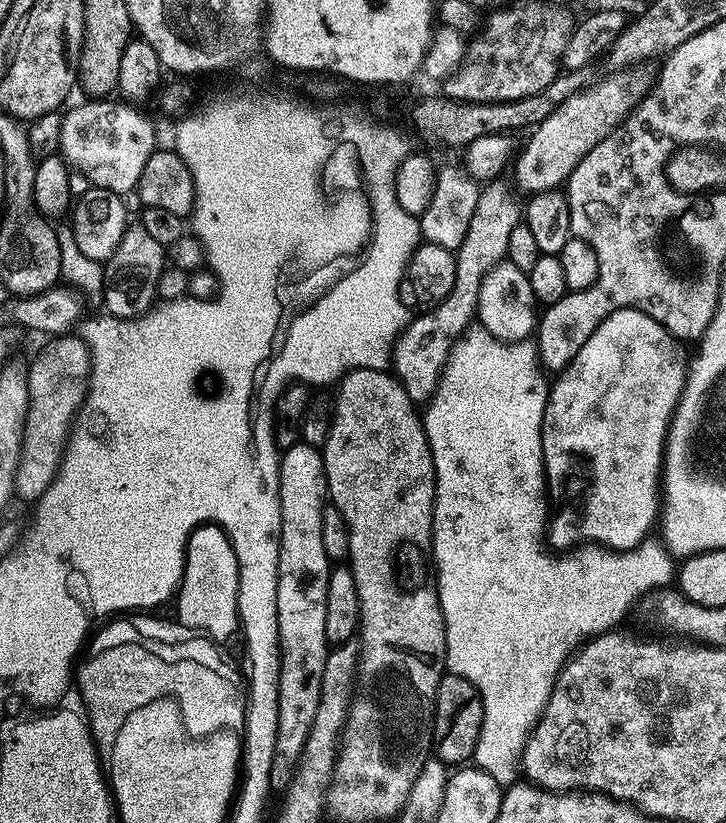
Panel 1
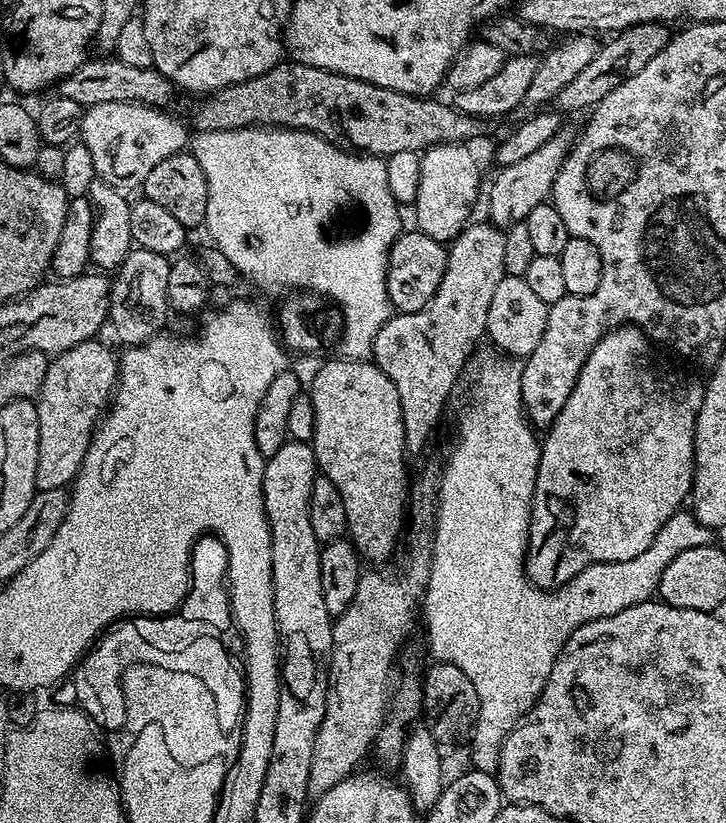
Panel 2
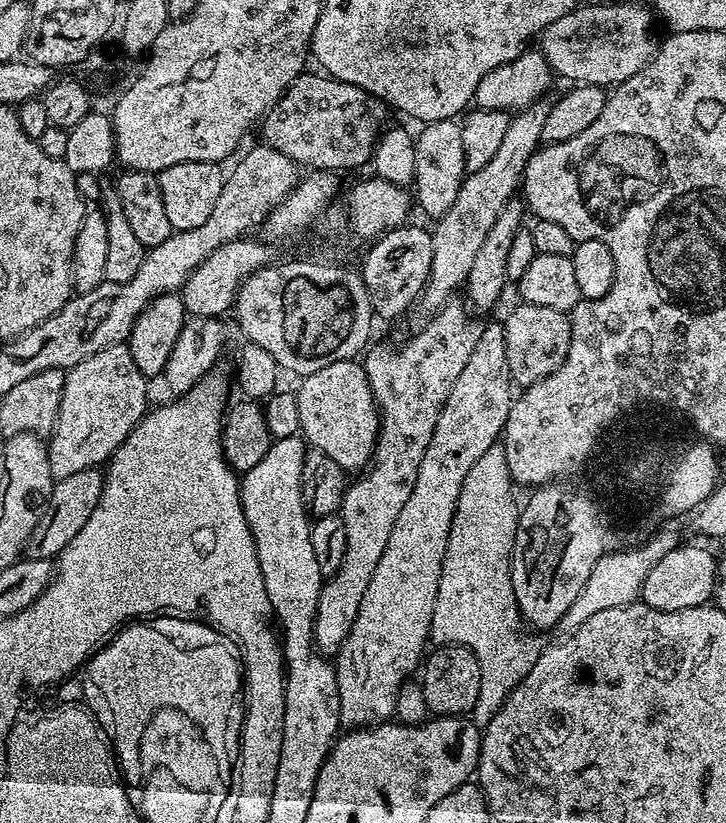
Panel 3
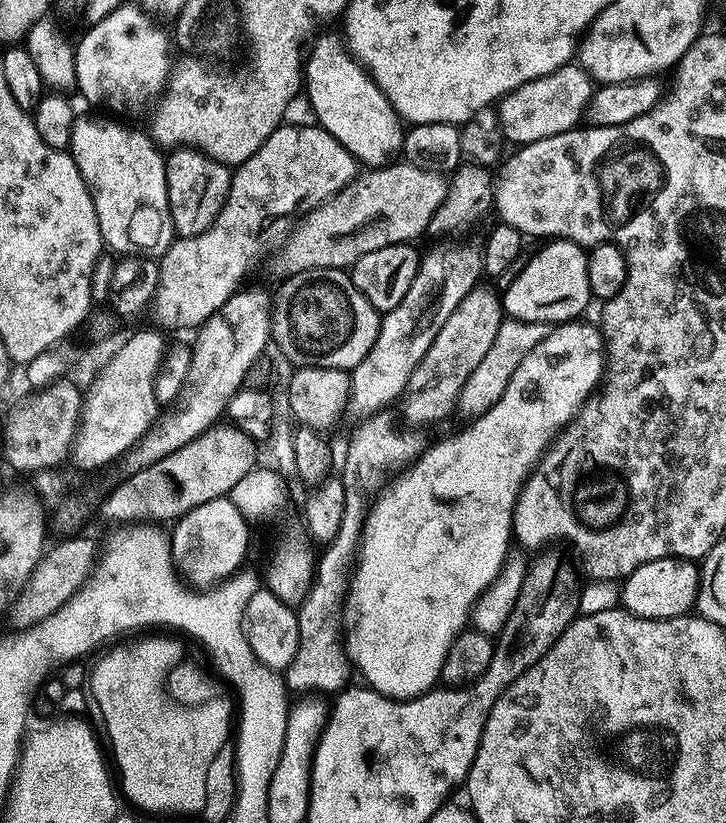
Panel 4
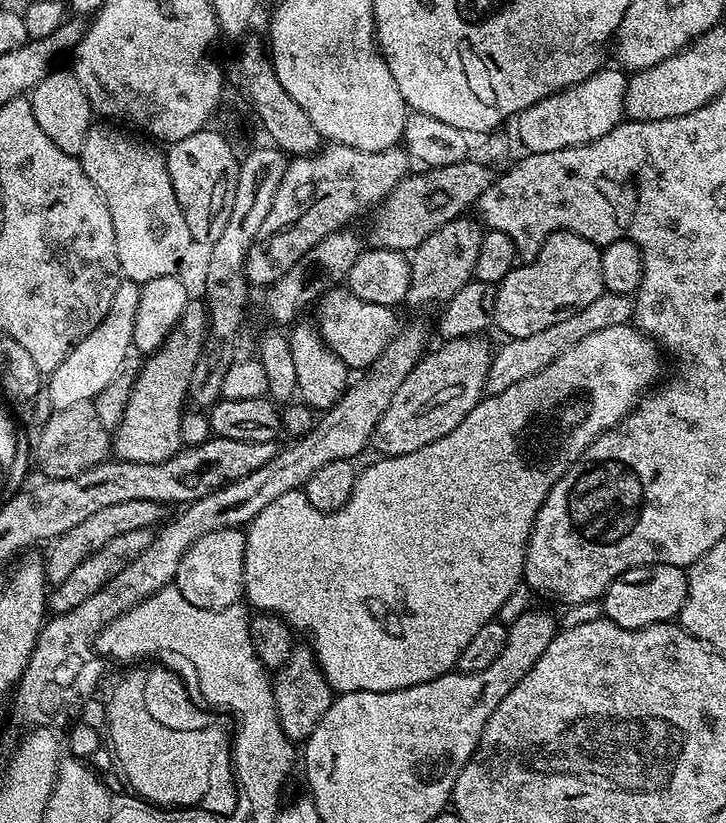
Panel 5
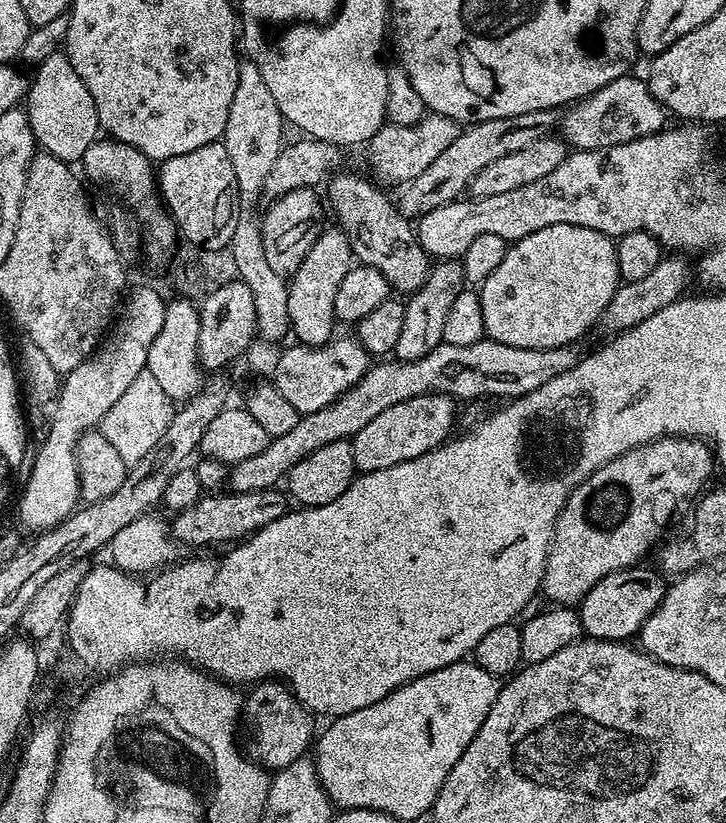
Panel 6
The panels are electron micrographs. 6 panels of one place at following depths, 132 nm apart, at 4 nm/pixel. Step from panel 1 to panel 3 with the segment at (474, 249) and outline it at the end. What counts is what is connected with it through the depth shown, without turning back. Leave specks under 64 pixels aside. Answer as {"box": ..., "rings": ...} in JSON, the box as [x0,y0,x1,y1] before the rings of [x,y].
{"box":[312,302,485,654],"rings":[[[449,302],[444,307],[437,308],[427,317],[428,321],[421,326],[420,333],[410,337],[401,348],[373,343],[363,357],[364,373],[368,375],[376,406],[380,409],[380,433],[376,439],[376,448],[372,451],[371,464],[363,474],[353,479],[357,479],[353,484],[351,481],[344,489],[344,500],[338,514],[346,526],[346,554],[342,557],[342,566],[338,566],[336,573],[327,577],[326,583],[320,587],[318,610],[312,620],[316,647],[321,653],[334,654],[340,649],[342,642],[346,642],[350,626],[354,626],[354,618],[358,618],[362,594],[366,594],[366,586],[370,586],[370,578],[378,567],[378,558],[382,558],[382,550],[386,550],[386,542],[390,542],[390,530],[394,530],[394,521],[414,491],[418,466],[422,466],[426,446],[430,446],[434,426],[438,426],[438,414],[442,414],[442,406],[446,406],[446,398],[450,398],[450,390],[454,387],[458,374],[462,374],[474,346],[478,346],[478,338],[482,338],[484,333],[485,321],[475,320],[471,316],[473,313],[463,303],[456,303]]]}

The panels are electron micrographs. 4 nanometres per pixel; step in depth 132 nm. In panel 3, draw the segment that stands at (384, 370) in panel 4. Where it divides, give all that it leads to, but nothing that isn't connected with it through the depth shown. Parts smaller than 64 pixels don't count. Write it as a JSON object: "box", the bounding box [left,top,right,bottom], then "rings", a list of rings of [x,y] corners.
{"box":[418,100,550,314],"rings":[[[539,100],[530,107],[519,109],[509,119],[505,137],[494,156],[486,162],[486,166],[465,177],[453,206],[435,221],[436,226],[431,229],[430,274],[418,301],[419,307],[425,308],[425,313],[431,314],[437,308],[444,307],[453,299],[452,291],[465,283],[474,257],[486,240],[488,231],[494,225],[502,207],[513,199],[523,181],[526,162],[543,139],[542,128],[549,117],[550,108],[549,101]]]}

